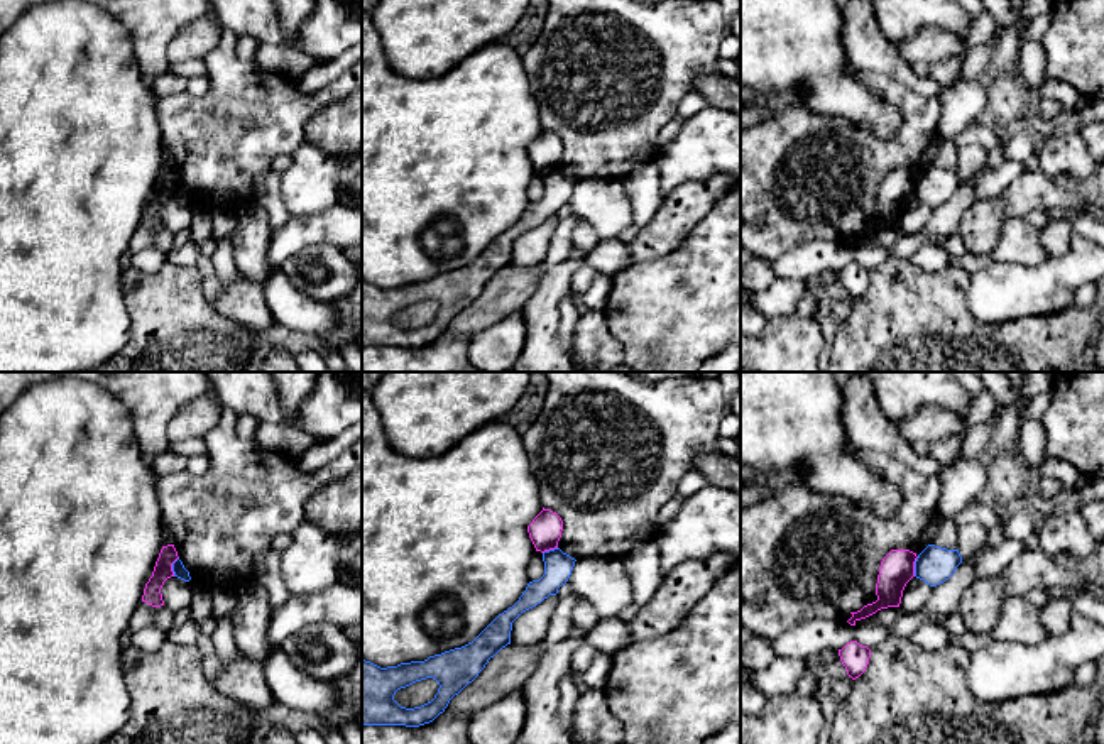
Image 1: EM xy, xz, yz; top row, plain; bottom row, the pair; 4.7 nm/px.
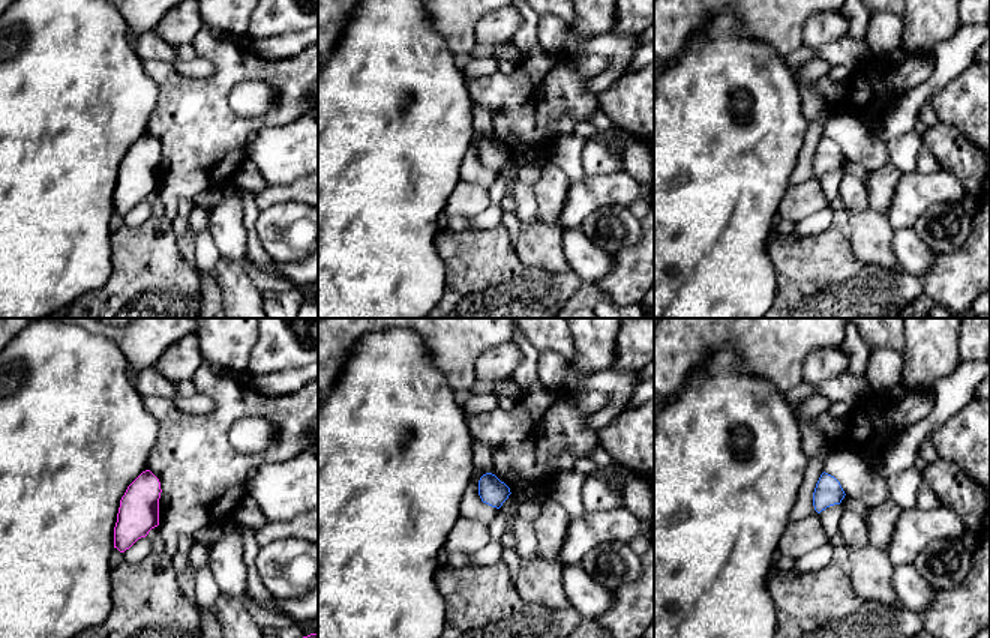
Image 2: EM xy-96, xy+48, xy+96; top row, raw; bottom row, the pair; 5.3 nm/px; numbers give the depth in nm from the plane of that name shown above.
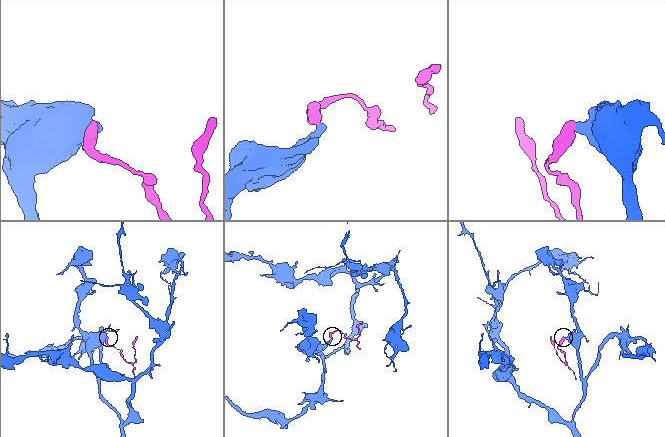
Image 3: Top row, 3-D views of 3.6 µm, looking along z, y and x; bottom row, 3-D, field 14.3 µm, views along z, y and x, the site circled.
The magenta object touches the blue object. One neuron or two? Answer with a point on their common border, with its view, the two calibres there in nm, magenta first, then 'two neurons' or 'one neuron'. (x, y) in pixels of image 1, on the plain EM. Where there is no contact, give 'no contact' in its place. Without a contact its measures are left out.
meets magenta in yz at (913, 188); 160 nm thick on the magenta side, 180 nm on the other; two neurons

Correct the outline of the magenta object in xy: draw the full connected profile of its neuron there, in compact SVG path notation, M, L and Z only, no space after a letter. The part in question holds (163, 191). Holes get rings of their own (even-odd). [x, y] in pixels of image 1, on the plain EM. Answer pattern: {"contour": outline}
{"contour": "M174 166L162 167L159 179L156 183L156 188L154 188L152 198L145 205L142 223L152 228L164 227L161 210L167 200L174 198L172 184L178 179L179 178Z"}

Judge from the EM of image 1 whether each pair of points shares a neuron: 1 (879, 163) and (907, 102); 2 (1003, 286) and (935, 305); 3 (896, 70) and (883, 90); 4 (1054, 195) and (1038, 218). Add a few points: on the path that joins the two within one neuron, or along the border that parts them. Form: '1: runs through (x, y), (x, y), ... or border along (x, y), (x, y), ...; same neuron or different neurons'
1: runs through (895, 147), (910, 132), (910, 117); same neuron
2: border along (967, 274), (967, 310), (978, 320), (994, 323); different neurons
3: border along (852, 66), (886, 75), (925, 97); different neurons
4: border along (1045, 208), (1035, 208), (1025, 215); different neurons

